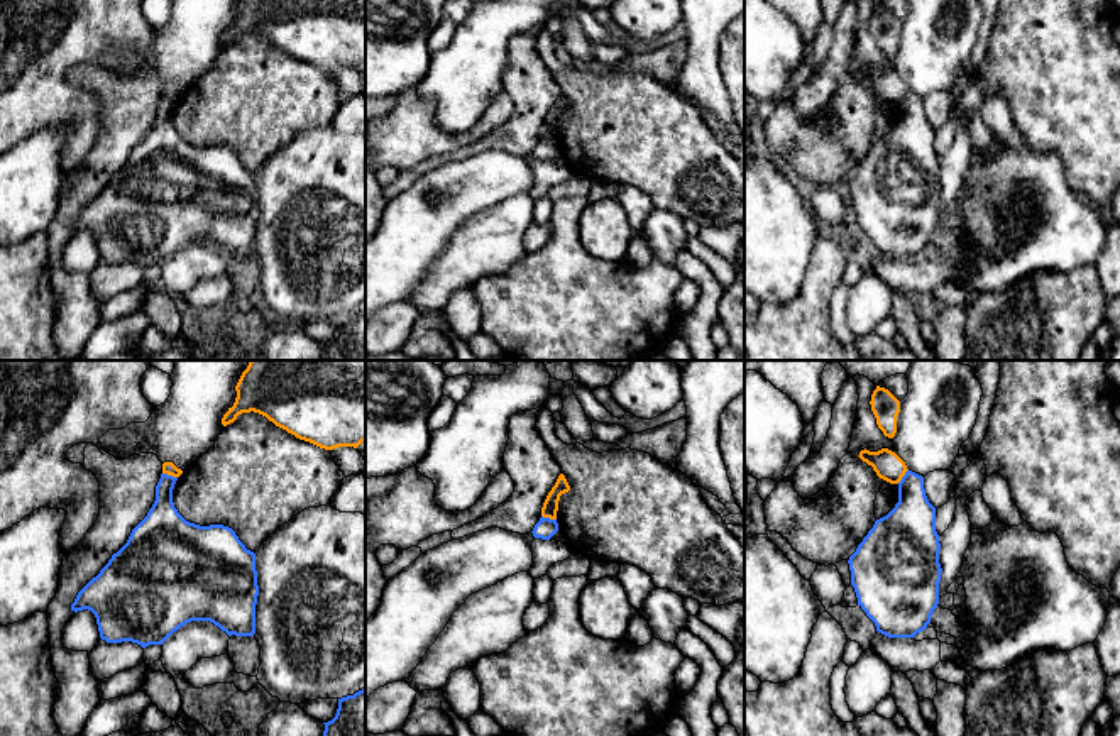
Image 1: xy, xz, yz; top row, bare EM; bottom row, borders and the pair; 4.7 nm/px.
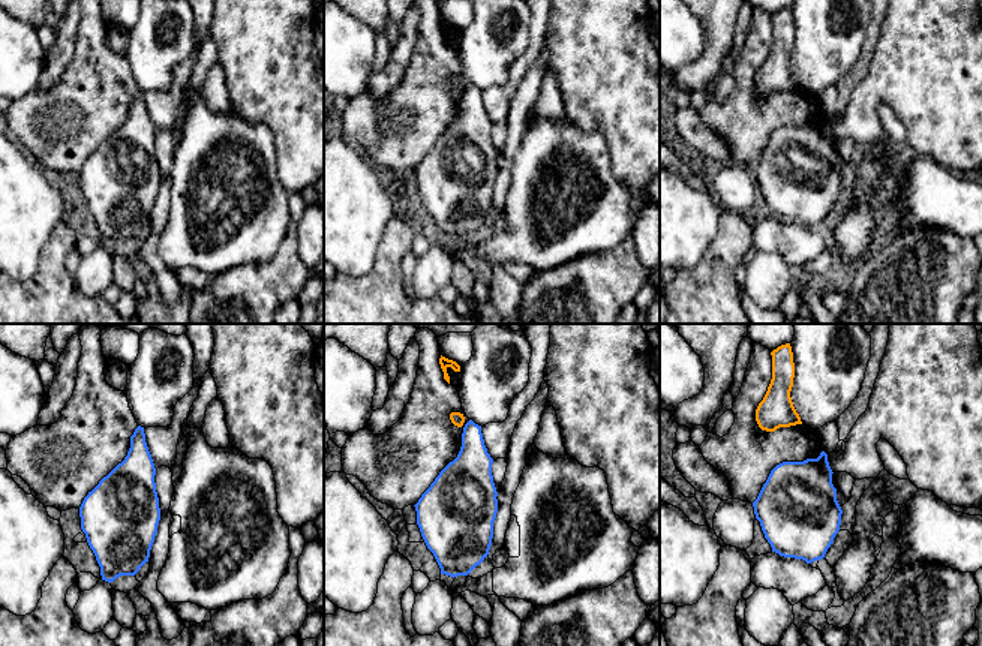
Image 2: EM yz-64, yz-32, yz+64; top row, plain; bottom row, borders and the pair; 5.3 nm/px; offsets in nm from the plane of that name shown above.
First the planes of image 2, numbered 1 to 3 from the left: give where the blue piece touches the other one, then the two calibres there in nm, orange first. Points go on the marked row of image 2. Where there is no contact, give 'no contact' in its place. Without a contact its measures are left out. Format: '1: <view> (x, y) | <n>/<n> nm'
1: no contact
2: no contact
3: no contact

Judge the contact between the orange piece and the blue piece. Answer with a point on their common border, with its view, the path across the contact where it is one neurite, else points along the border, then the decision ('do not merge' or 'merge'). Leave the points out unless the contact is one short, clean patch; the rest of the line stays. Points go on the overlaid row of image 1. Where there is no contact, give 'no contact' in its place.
meets orange in xy at (170, 474); border along xy (163, 472), (176, 477); do not merge

